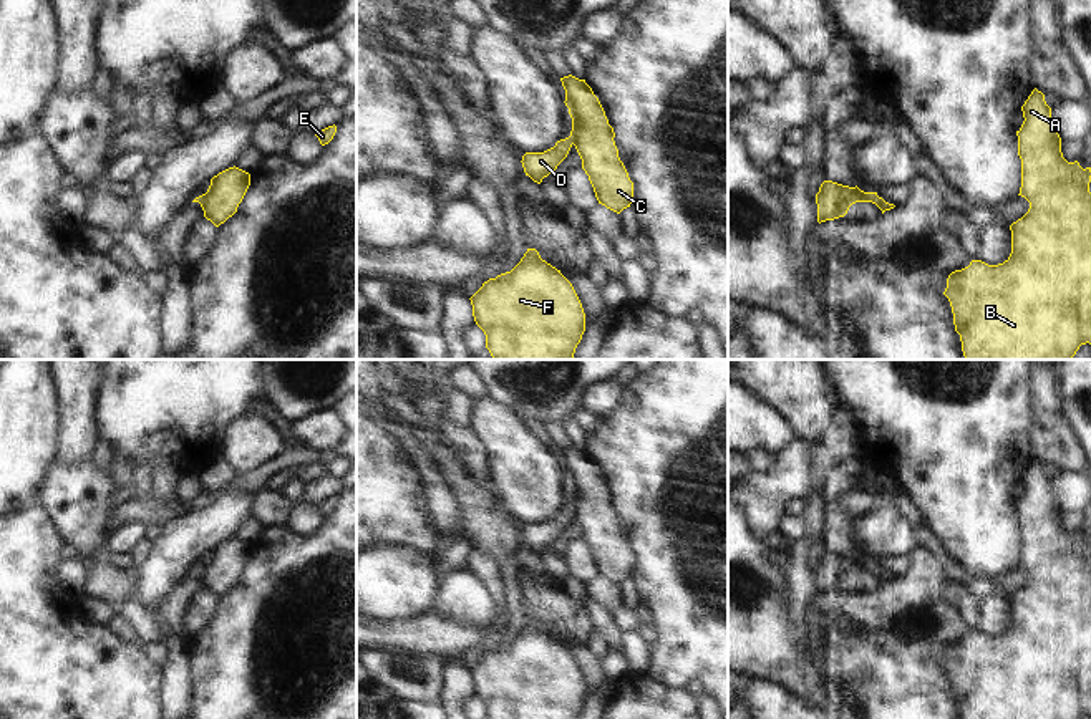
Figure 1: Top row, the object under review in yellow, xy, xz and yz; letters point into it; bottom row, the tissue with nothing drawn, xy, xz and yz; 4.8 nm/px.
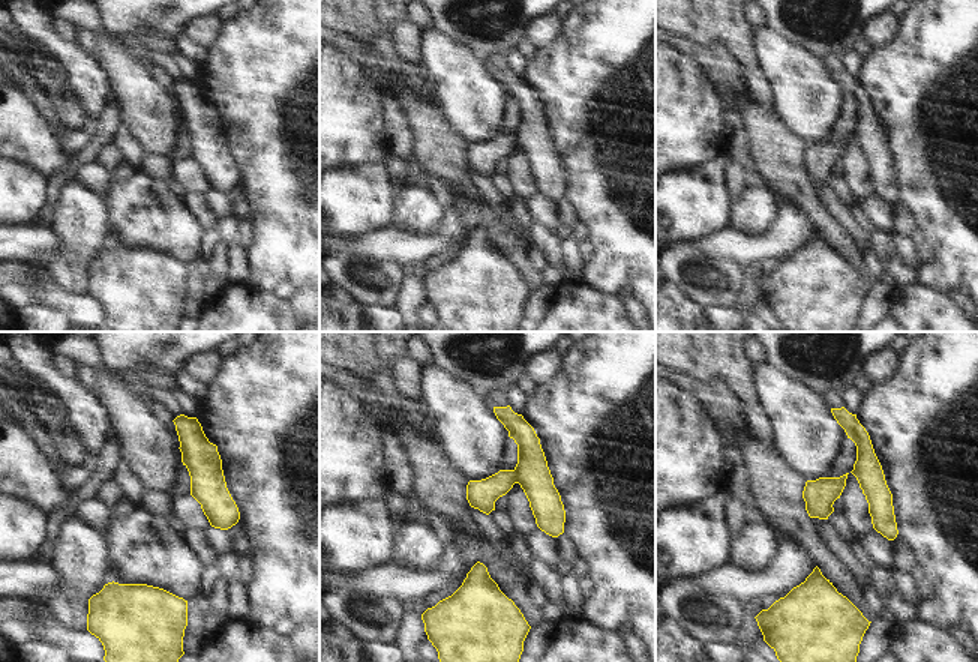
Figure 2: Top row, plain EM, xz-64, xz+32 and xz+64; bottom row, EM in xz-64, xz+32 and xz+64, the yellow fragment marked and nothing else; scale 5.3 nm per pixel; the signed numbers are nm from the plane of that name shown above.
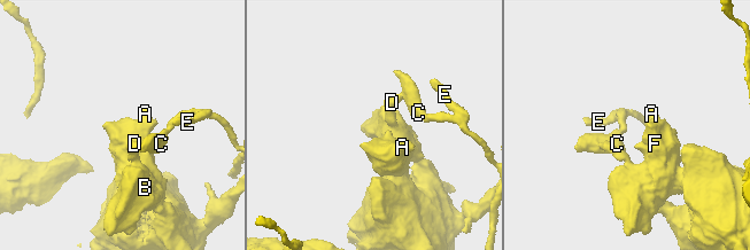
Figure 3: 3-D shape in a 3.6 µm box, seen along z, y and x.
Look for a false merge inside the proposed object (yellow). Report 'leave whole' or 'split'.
split

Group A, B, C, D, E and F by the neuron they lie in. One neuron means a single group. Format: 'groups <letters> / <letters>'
groups A B D F / C E

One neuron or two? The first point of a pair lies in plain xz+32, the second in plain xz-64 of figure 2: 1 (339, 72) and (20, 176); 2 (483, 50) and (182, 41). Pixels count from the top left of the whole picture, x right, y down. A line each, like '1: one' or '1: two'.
1: two
2: two

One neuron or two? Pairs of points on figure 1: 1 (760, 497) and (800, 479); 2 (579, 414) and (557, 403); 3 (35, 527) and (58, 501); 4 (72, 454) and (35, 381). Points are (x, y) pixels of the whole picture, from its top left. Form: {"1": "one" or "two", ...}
{"1": "one", "2": "two", "3": "two", "4": "two"}

